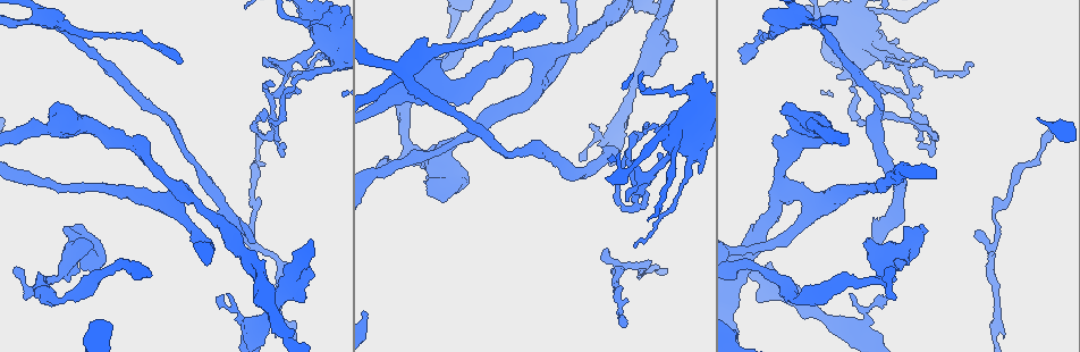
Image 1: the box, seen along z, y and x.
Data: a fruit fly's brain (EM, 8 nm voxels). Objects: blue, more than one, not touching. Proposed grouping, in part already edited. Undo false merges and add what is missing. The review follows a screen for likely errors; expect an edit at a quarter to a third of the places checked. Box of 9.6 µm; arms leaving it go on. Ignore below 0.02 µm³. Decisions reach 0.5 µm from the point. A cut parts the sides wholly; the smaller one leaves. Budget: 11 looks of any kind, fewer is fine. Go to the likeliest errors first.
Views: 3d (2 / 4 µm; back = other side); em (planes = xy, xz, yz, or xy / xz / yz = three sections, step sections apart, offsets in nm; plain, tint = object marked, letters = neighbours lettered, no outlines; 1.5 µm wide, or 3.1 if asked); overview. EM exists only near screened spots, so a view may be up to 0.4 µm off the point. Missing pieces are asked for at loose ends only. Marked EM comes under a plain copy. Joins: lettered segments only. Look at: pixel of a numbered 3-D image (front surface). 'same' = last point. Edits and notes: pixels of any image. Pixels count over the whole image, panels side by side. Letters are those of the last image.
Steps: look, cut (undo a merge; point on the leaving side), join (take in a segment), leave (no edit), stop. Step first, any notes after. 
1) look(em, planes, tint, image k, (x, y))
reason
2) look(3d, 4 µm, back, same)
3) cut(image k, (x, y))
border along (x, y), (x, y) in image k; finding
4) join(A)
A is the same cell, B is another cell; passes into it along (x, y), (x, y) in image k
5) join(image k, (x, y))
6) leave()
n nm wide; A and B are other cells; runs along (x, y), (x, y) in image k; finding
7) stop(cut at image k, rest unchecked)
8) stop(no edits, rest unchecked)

look(3d, 2 µm, image 1, (16, 268))
branch stops here

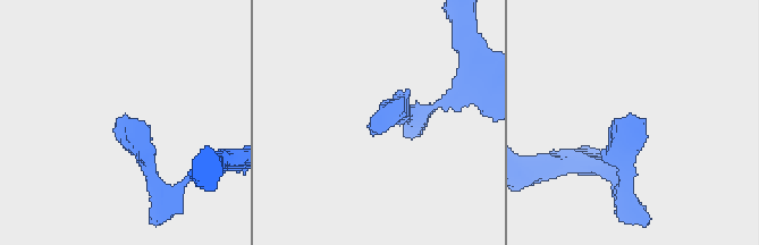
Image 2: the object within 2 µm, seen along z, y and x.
look(em, planes, letters, image 2, (382, 122))

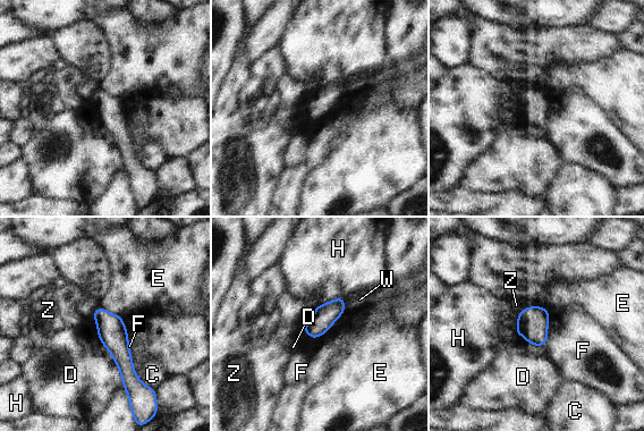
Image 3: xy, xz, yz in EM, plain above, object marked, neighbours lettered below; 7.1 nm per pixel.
leave()
160 nm wide; C, D, E, F, H, W and Z are other cells; border along (550, 313), (548, 340), (544, 345) in image 3; no lettered segment goes on from it

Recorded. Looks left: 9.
look(3d, 2 µm, image 1, (972, 65))

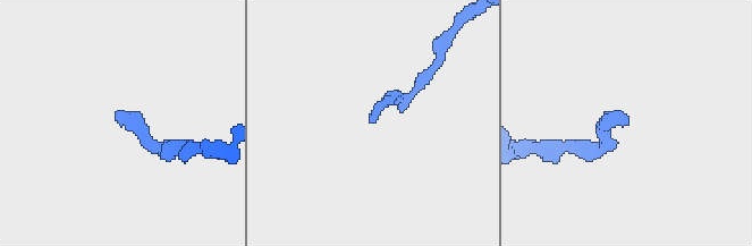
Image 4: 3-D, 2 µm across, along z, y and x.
look(em, planes, letters, image 4, (115, 118))

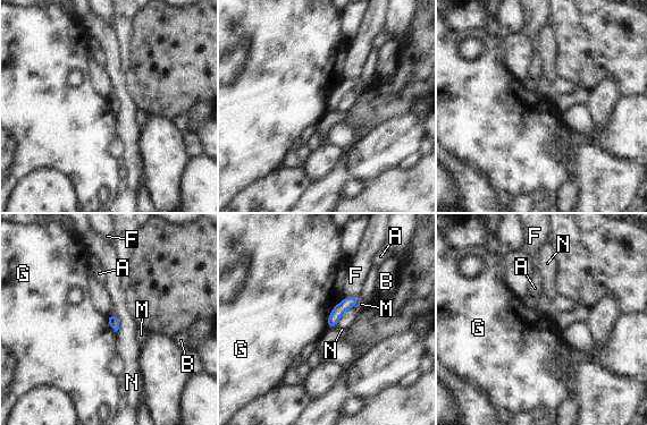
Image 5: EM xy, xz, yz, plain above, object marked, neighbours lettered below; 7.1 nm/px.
leave()
G touches over 260 nm; A, B, F, G, M and N are other cells; no lettered segment goes on from it

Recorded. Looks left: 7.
look(3d, 2 µm, image 1, (632, 161))
an open end

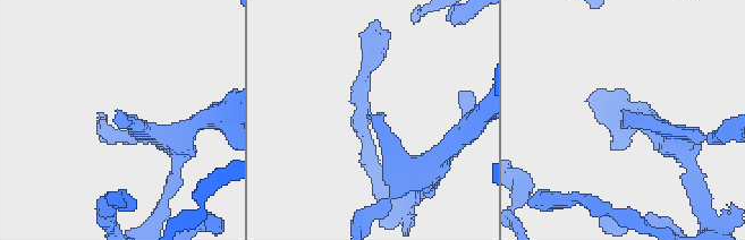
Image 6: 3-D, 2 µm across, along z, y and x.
look(em, xz, step 8, letters, image 6, (366, 116))
shape alone is not enough

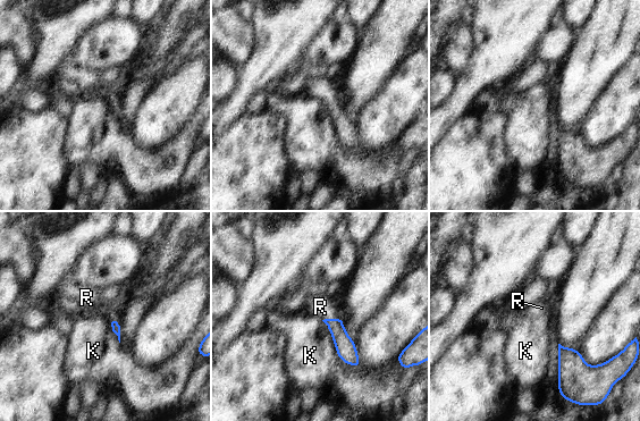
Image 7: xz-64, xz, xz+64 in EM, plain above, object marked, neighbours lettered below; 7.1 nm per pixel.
look(em, planes, letters, same)
another direction

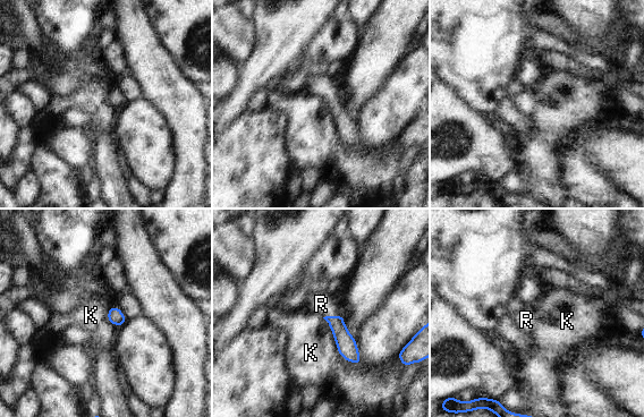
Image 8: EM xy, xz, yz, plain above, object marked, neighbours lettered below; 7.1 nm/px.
join(R)
R is the same cell, K is another cell; passes into it along (346, 345), (332, 316), (321, 304) in image 8; it goes on there

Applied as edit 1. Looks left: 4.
look(3d, 2 µm, back, image 1, (542, 16))
tapers out

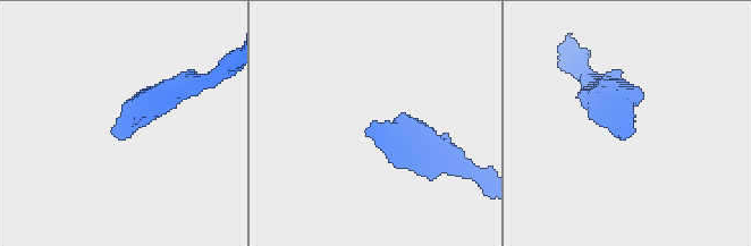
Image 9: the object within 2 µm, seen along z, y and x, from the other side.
look(em, planes, letters, image 9, (116, 134))

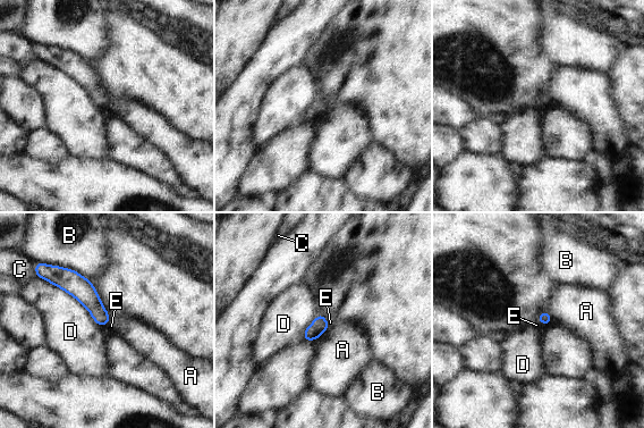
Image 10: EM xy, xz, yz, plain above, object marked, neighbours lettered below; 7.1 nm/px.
leave()
A, B, C, D and E are other cells; border along (536, 321), (545, 326) in image 10; no lettered segment goes on from it

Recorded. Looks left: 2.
stop(join at image 8, rest unchecked)

